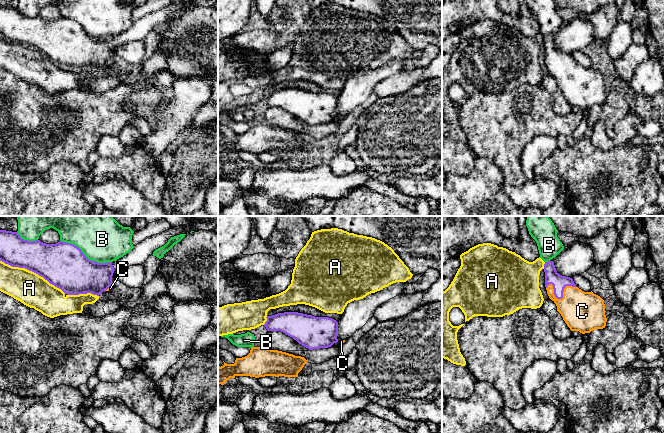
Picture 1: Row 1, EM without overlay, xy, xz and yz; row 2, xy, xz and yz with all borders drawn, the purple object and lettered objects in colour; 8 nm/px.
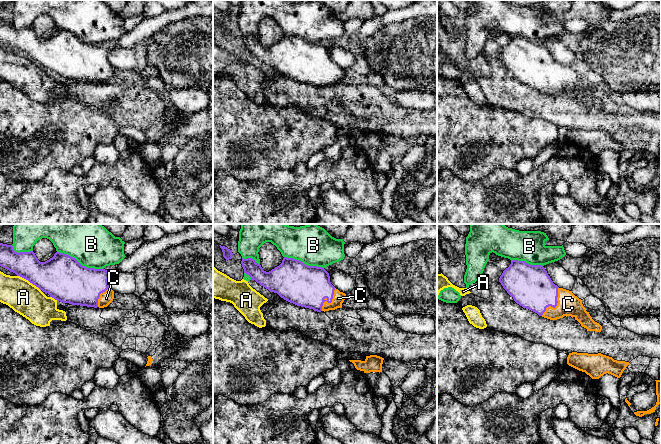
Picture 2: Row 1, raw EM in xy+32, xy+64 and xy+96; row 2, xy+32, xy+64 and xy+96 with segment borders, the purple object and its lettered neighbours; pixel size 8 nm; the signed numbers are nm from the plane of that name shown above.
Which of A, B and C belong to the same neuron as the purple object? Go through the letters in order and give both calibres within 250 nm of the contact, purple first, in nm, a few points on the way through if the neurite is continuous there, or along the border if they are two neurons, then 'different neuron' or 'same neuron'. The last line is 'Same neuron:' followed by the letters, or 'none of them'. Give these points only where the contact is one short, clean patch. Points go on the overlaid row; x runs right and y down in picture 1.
A: 360 nm thick on the purple side, 260 nm on the other; different neuron
B: 360 nm thick on the purple side, 400 nm on the other; different neuron
C: 120 nm thick on the purple side, 320 nm on the other; same neuron
Same neuron: C

